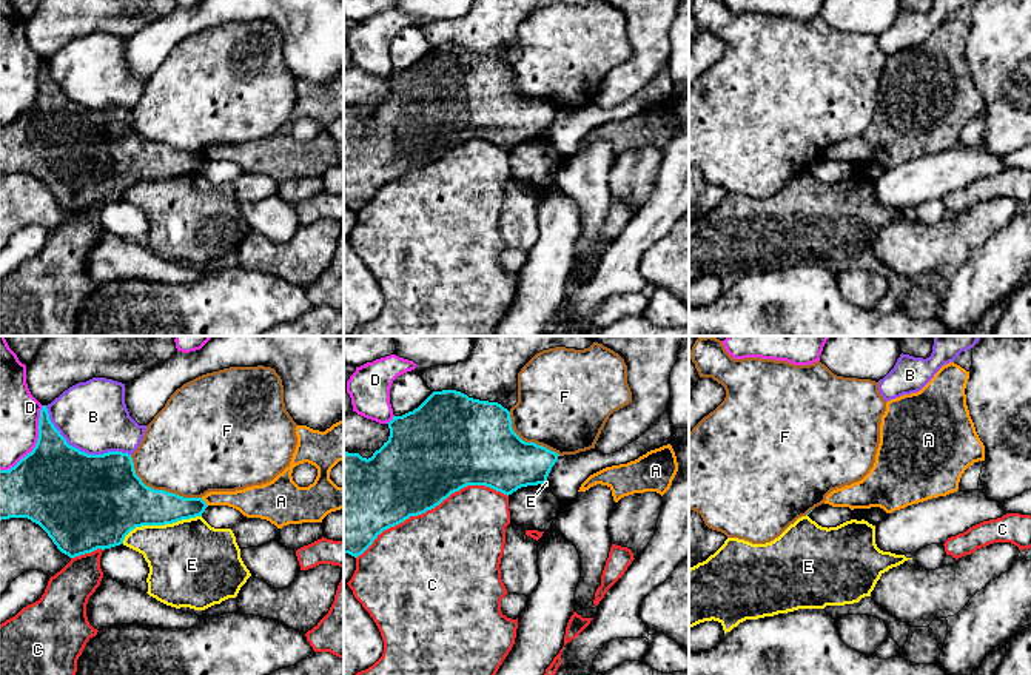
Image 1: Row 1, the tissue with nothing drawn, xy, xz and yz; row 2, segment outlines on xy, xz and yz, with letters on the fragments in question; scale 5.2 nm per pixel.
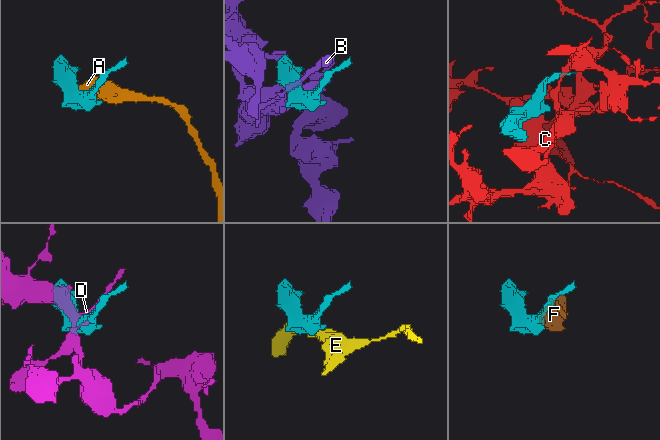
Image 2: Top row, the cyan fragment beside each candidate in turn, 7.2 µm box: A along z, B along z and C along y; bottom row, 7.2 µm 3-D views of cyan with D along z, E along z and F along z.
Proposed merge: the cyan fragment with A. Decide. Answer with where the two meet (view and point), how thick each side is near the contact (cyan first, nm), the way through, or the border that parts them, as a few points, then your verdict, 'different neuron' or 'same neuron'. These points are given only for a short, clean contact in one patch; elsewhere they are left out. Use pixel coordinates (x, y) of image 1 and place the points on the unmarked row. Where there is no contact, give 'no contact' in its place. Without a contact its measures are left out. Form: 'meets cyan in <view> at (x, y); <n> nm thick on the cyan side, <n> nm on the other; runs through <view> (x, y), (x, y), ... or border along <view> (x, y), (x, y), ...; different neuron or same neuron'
meets cyan in xy at (205, 157); 190 nm thick on the cyan side, 160 nm on the other; border along xy (201, 153), (207, 161); different neuron

